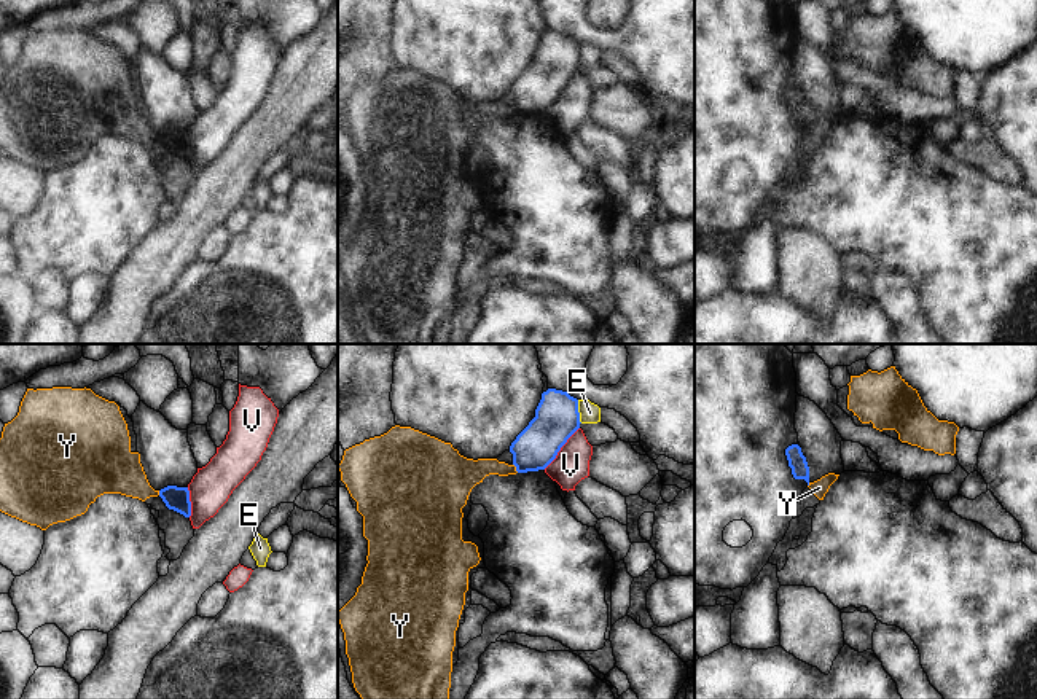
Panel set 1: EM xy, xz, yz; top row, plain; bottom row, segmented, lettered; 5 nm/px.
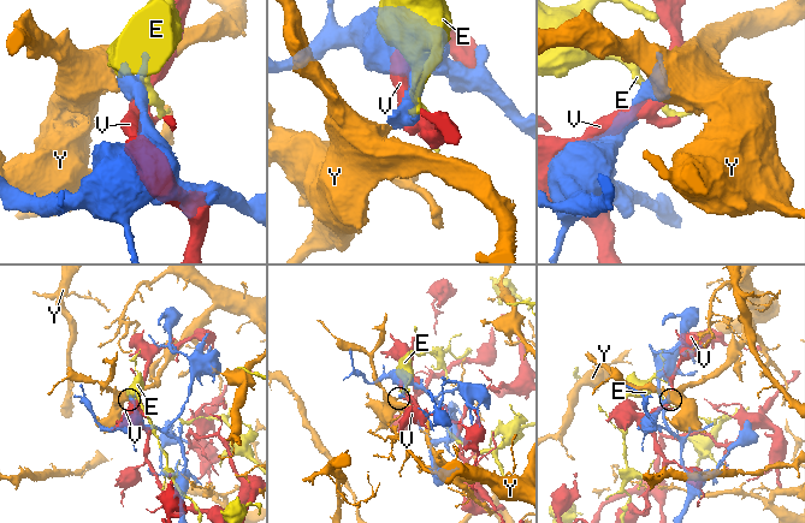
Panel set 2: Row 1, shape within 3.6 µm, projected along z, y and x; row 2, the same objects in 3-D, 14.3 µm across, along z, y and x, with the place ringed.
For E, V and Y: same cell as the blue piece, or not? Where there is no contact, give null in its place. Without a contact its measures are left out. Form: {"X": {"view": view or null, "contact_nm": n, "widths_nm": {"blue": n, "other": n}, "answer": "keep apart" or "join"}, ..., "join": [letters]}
{"E": {"view": "xz", "contact_nm": 120, "widths_nm": {"blue": 220, "other": 110}, "answer": "keep apart"}, "V": {"view": "xz", "contact_nm": 280, "widths_nm": {"blue": 220, "other": 180}, "answer": "keep apart"}, "Y": {"view": "xz", "contact_nm": 50, "widths_nm": {"blue": 220, "other": 150}, "answer": "keep apart"}, "join": []}

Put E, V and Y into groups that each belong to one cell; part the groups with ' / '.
E / V / Y

